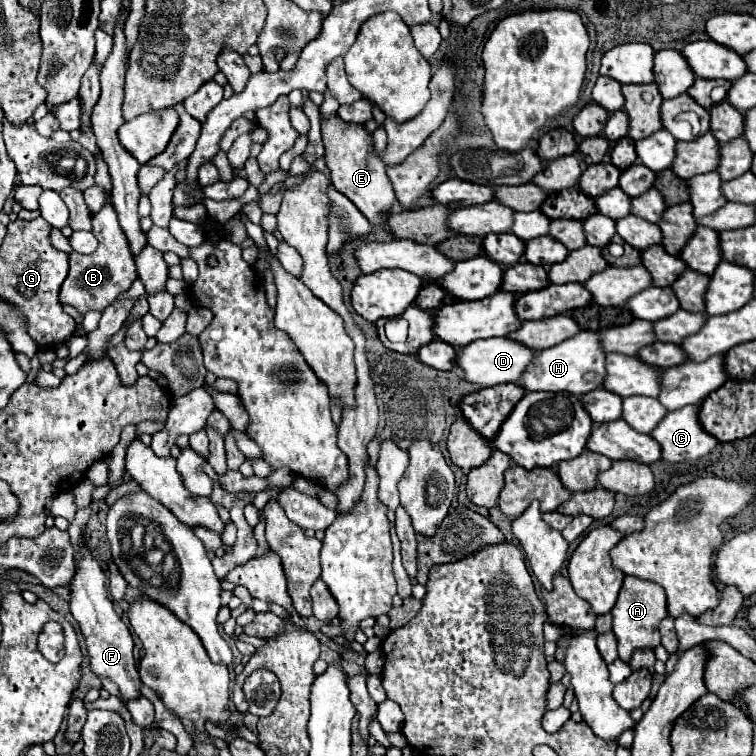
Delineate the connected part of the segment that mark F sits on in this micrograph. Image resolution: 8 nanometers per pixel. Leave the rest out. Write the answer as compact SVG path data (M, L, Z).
M87 546L83 548L83 558L77 564L77 574L69 584L69 588L71 588L71 602L69 602L71 614L85 636L91 672L99 678L109 678L119 688L119 696L123 702L137 700L141 696L143 682L139 678L135 658L133 658L133 636L127 624L113 610L113 602L105 588L105 574L99 568L97 560L89 554Z

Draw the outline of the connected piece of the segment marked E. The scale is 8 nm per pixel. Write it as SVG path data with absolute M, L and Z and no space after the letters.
M337 114L325 120L325 126L321 126L321 134L325 144L325 158L329 158L329 170L335 188L341 190L349 200L353 200L353 204L363 212L369 222L377 226L385 224L385 216L391 212L391 206L395 202L395 192L385 174L383 160L373 152L371 134L357 124L341 126L341 118L337 118Z

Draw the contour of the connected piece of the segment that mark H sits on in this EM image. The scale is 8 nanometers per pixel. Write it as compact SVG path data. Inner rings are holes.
M581 330L579 334L575 334L573 338L553 346L553 348L545 348L541 350L535 360L531 362L531 366L525 370L523 378L521 378L521 386L529 392L533 390L545 390L545 392L551 392L551 390L567 390L571 394L577 394L577 396L583 396L595 388L601 388L603 386L603 380L607 376L607 370L605 370L605 350L601 346L601 338L599 338L599 332L593 332L593 330ZM585 372L597 372L597 378L591 380L591 382L585 382L583 380L583 374Z

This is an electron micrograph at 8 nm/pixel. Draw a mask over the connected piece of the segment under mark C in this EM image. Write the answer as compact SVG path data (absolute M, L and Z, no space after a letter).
M697 404L669 412L651 432L651 436L661 444L663 460L667 462L697 460L717 446L717 438L705 432L699 422Z

